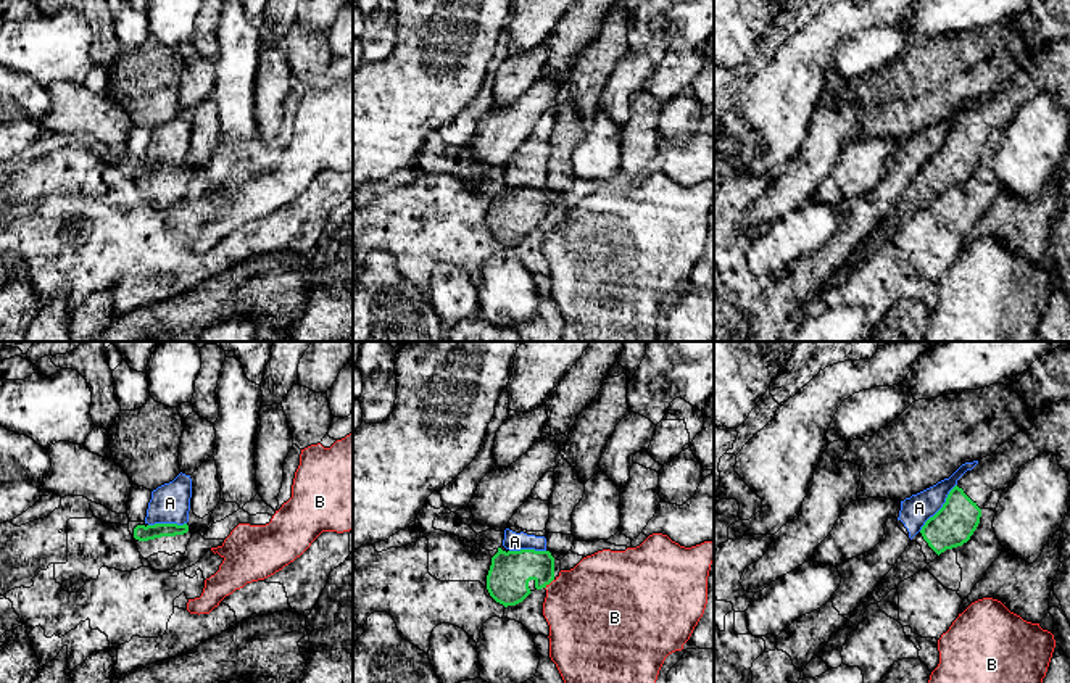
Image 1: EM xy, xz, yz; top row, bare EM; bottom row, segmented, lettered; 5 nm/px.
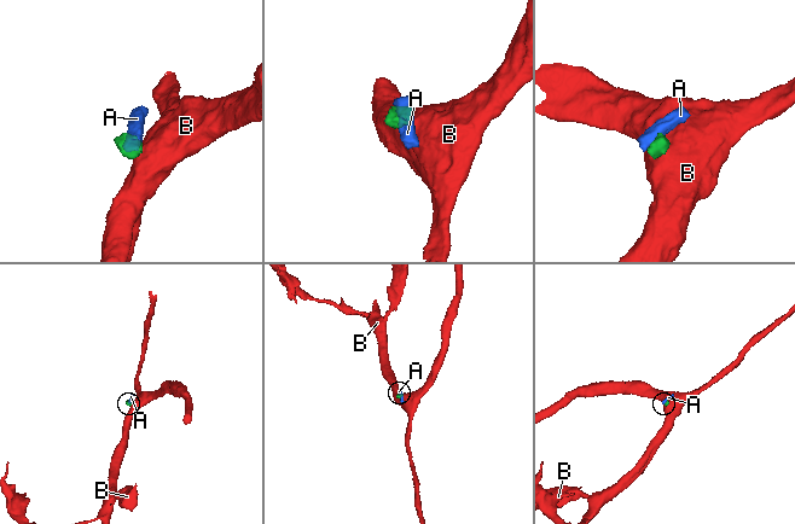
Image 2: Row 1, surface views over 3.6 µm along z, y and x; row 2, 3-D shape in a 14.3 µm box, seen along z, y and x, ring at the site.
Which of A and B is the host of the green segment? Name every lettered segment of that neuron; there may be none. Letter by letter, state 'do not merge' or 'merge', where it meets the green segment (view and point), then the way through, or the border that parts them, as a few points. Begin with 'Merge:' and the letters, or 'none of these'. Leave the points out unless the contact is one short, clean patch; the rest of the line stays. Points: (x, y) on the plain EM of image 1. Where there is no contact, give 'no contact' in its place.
Merge: none of these
A: do not merge | yz (941, 147) | along yz (956, 123), (946, 140), (919, 169)
B: do not merge | xz (550, 221) | along xz (553, 218), (545, 227)

